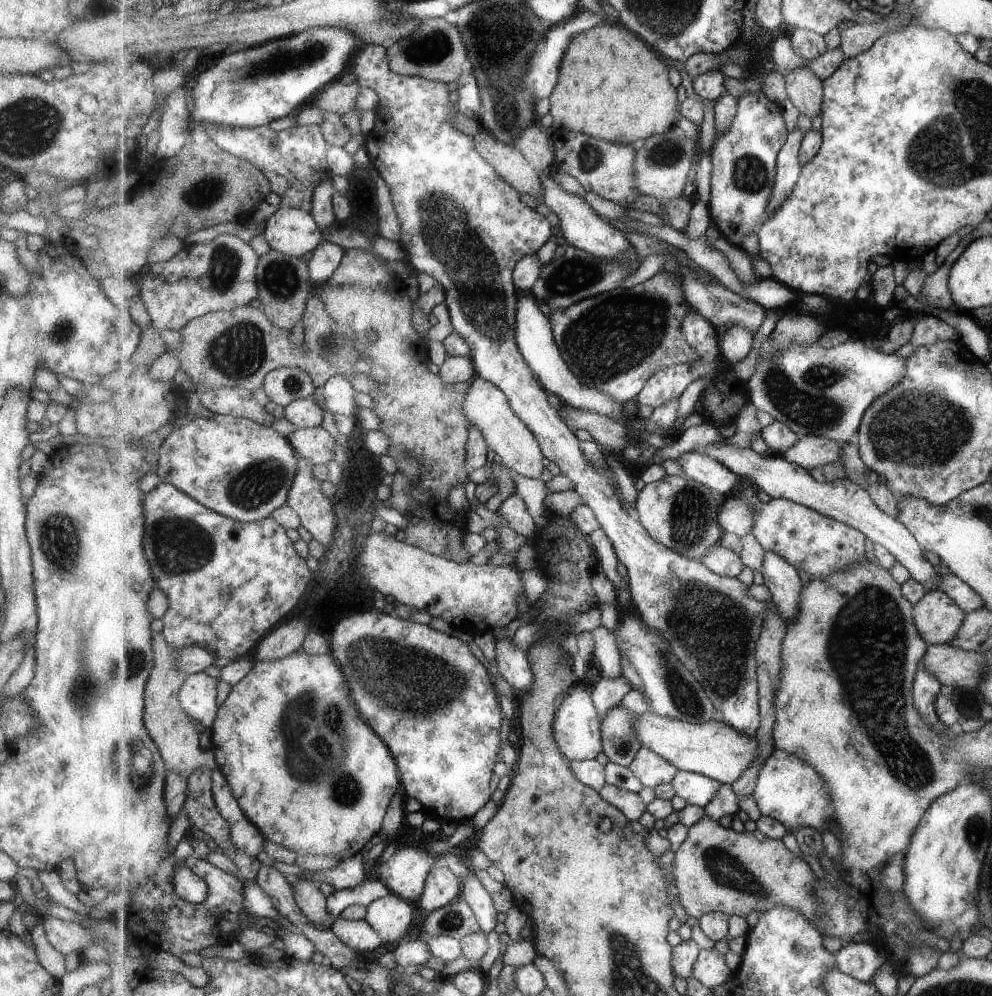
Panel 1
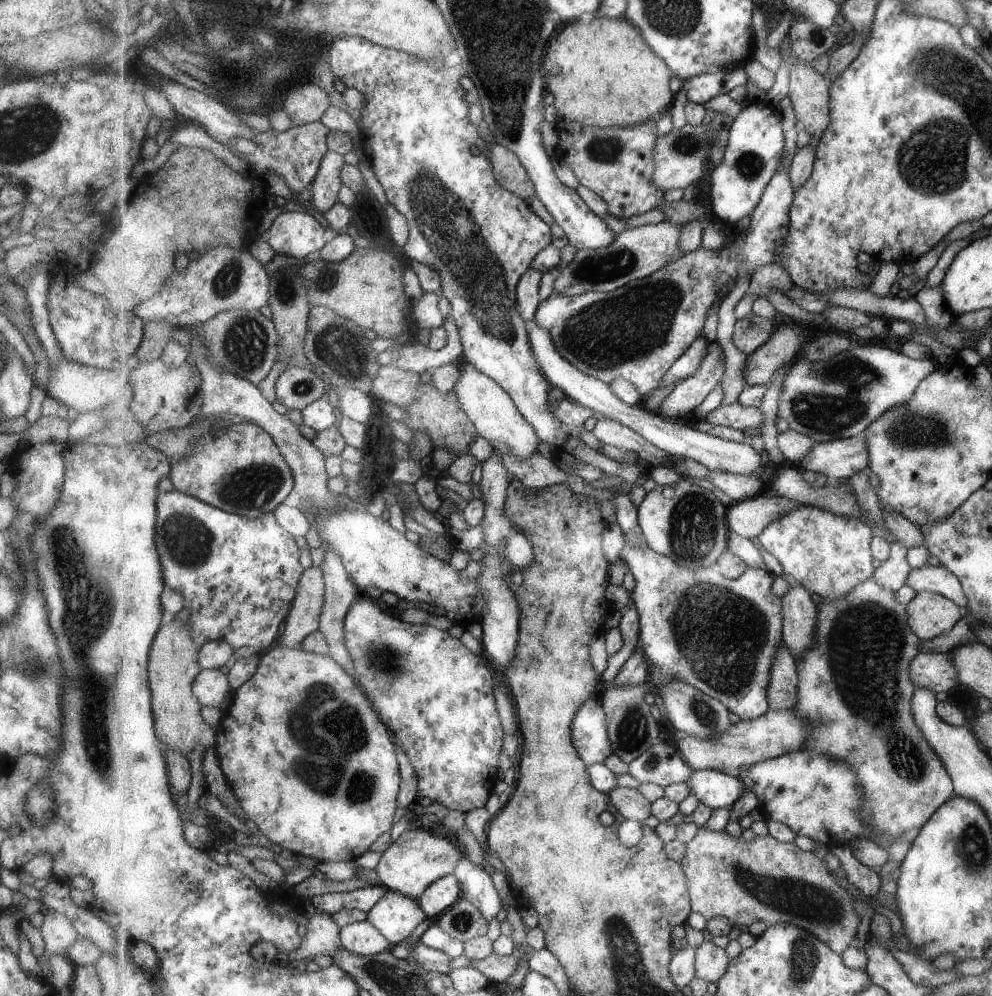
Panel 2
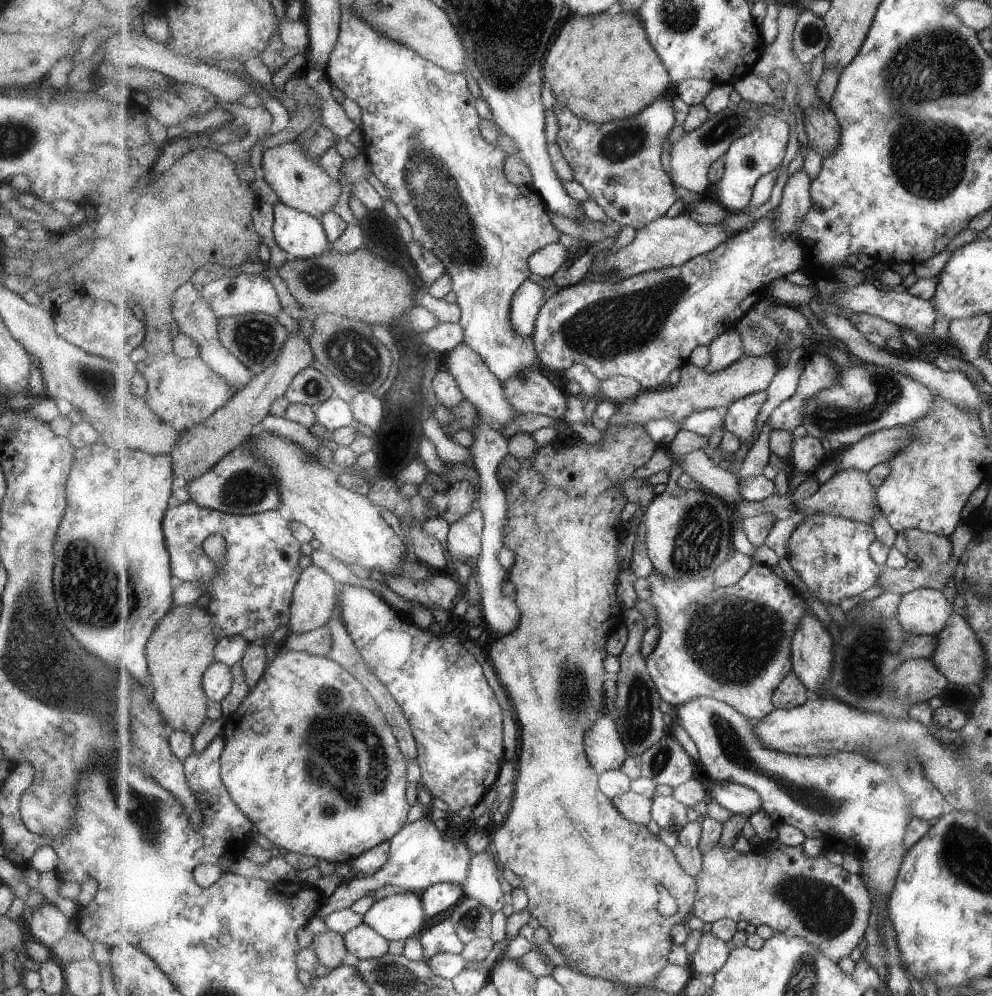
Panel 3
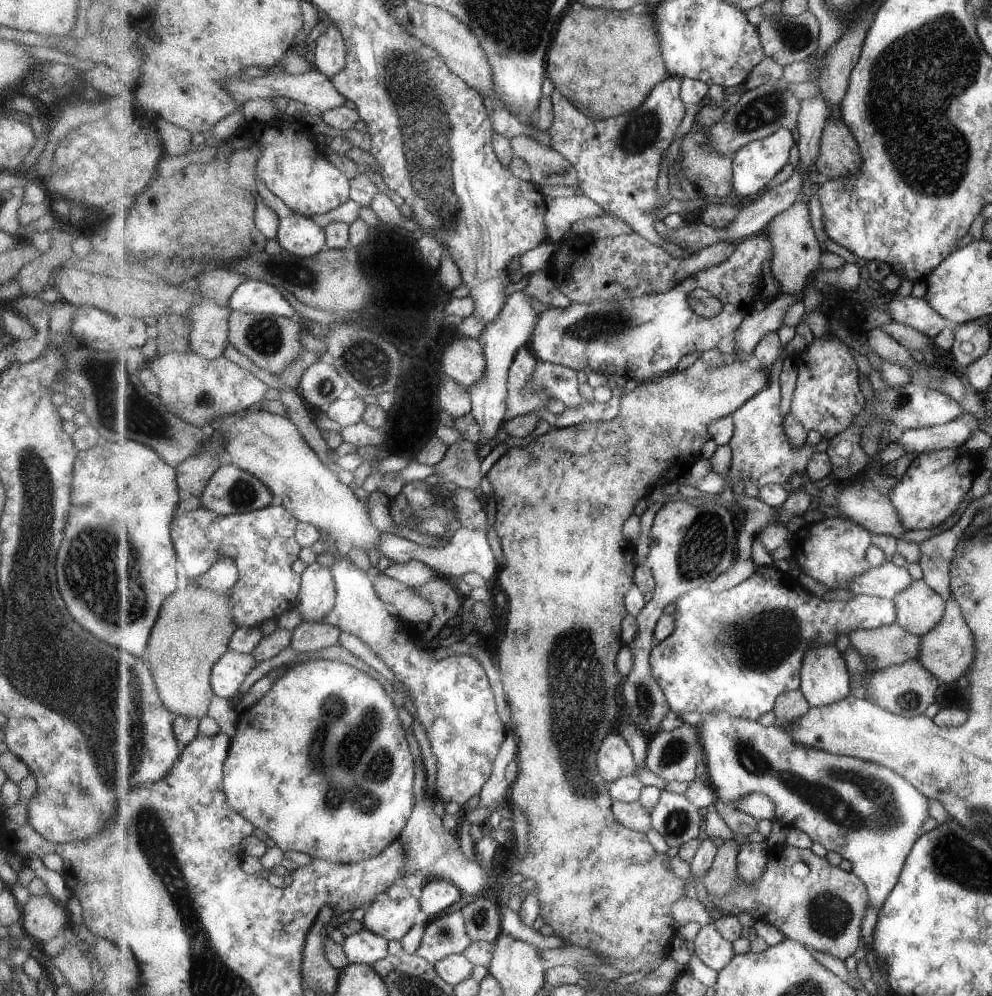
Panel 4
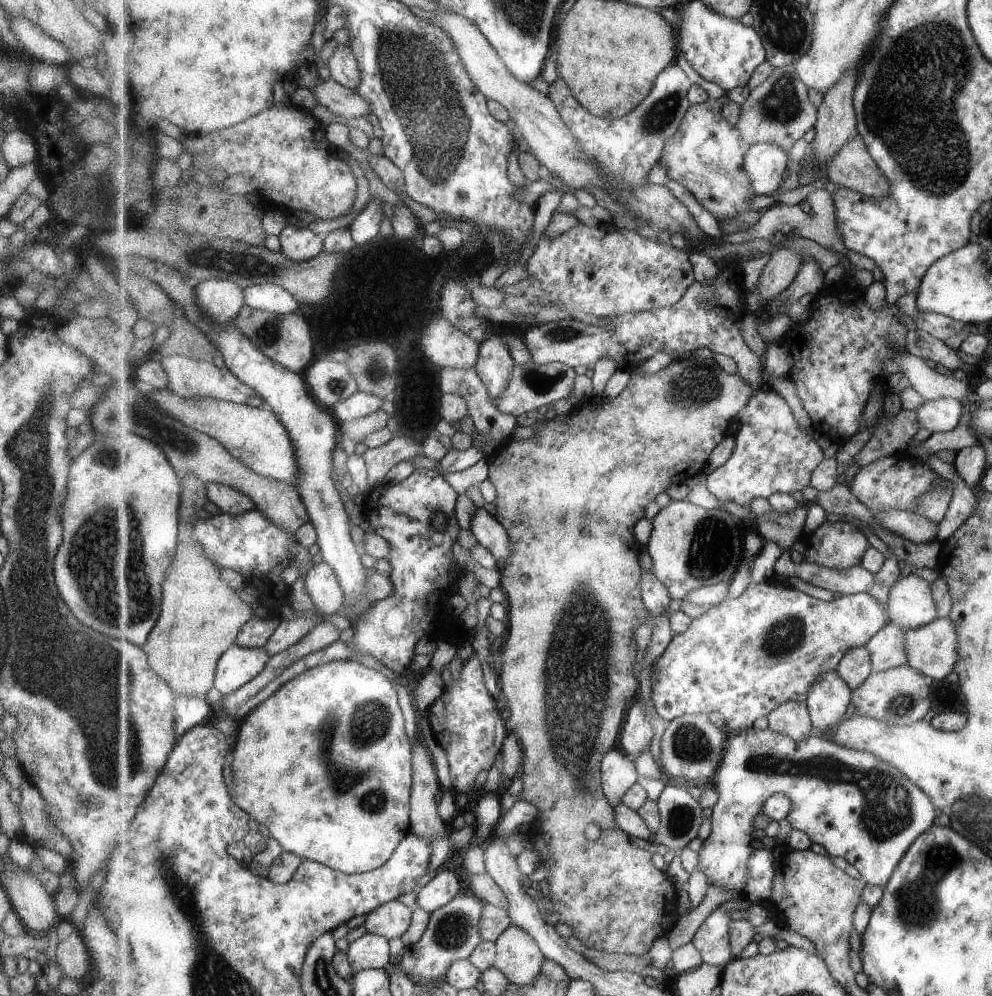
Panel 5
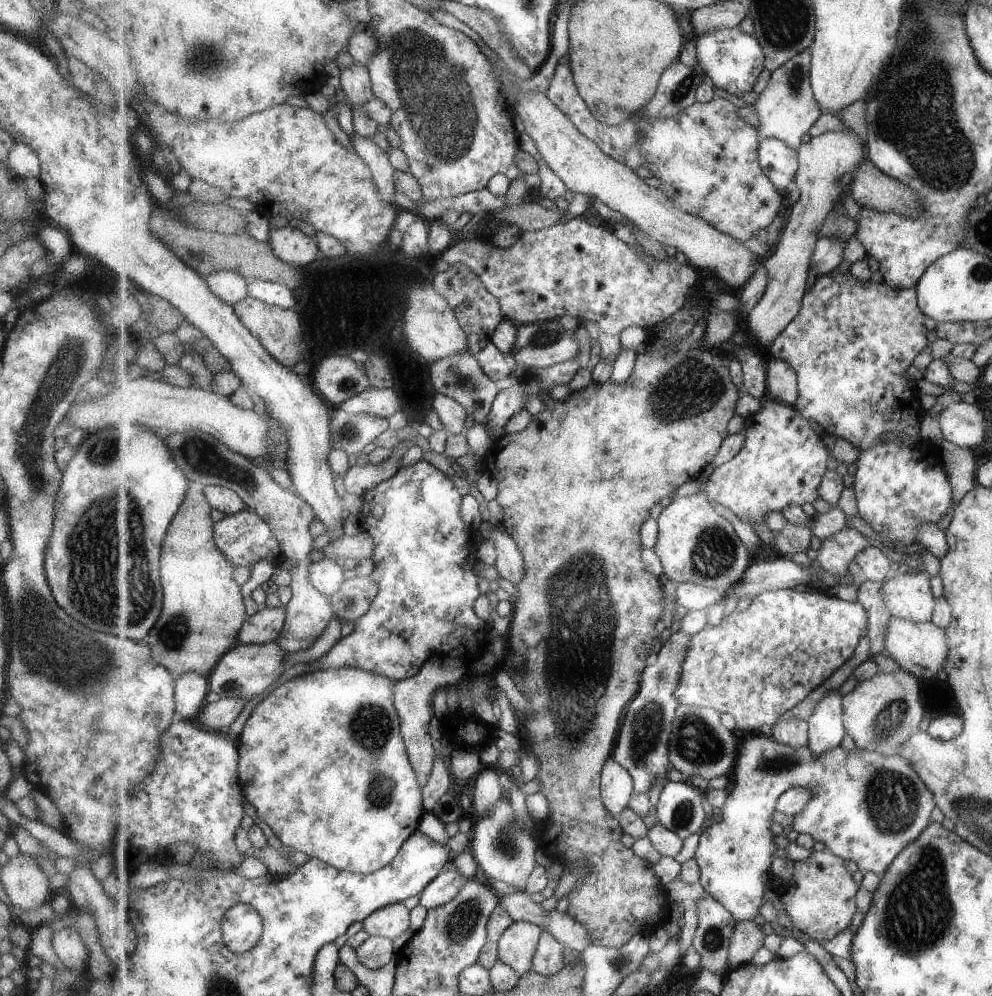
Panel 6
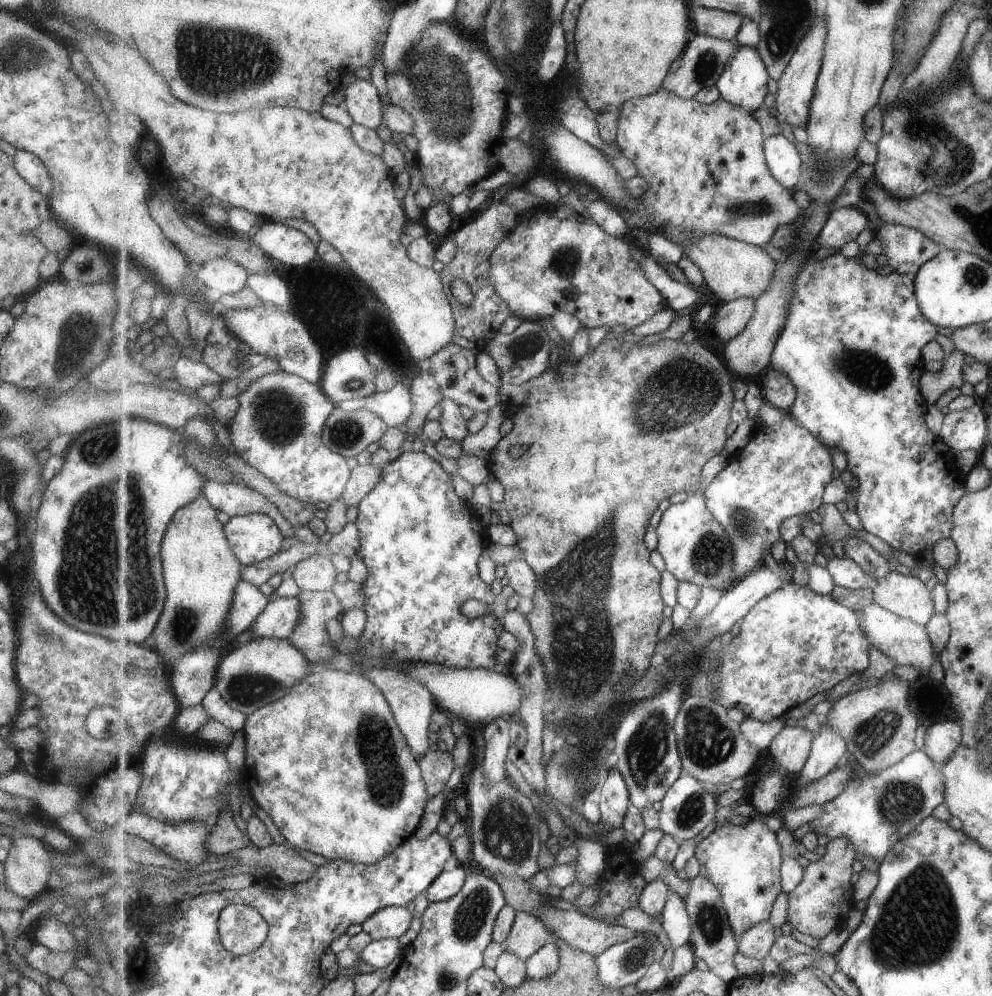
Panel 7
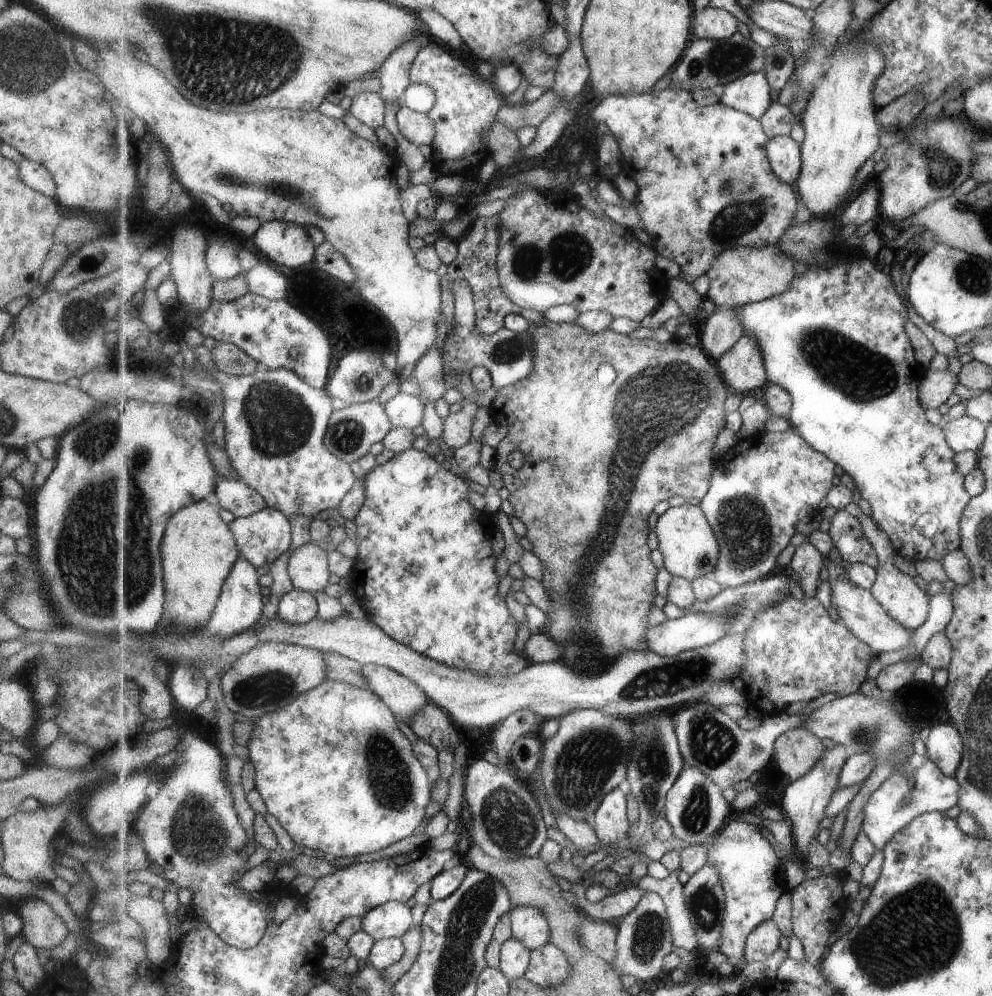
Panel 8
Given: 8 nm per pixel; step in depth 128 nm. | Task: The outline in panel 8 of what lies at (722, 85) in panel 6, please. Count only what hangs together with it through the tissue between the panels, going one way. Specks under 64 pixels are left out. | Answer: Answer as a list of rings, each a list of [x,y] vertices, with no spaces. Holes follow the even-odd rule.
[[[764,70],[755,71],[725,86],[721,102],[760,120],[774,104],[771,90]]]

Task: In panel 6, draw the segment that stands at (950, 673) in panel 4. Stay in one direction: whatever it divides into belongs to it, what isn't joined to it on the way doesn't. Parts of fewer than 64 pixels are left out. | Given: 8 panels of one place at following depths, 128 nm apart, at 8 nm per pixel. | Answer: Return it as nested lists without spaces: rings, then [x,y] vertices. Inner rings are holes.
[[[893,617],[886,637],[886,652],[901,668],[922,681],[937,676],[947,665],[950,638],[946,630],[932,621],[917,623]]]

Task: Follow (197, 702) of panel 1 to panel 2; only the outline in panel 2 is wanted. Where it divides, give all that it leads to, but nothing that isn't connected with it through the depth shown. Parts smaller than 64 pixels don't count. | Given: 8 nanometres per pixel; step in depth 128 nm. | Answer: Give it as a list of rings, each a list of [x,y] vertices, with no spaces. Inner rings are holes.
[[[203,669],[193,682],[193,694],[203,706],[221,706],[223,700],[230,698],[232,693],[228,675],[219,669]]]

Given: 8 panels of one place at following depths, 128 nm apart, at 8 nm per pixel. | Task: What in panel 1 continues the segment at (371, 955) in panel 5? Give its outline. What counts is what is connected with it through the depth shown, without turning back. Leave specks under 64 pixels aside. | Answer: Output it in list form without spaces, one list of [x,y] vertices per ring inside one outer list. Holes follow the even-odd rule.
[[[339,917],[330,929],[357,952],[375,952],[381,948],[381,944],[385,944],[379,932],[366,919],[352,921]]]

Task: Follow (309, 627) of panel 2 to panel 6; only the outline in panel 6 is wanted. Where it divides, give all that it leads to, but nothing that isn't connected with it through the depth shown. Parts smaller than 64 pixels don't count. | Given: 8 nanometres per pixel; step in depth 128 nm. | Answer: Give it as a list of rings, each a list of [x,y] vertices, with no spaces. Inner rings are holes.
[[[325,557],[311,566],[310,580],[317,591],[332,600],[346,582],[345,570],[338,561]]]

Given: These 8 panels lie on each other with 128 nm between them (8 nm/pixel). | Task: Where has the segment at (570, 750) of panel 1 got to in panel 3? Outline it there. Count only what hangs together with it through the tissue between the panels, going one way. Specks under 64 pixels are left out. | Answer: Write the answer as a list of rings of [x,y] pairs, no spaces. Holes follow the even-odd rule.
[[[605,710],[585,734],[587,754],[599,774],[619,770],[630,755],[627,744],[619,732],[618,723]]]

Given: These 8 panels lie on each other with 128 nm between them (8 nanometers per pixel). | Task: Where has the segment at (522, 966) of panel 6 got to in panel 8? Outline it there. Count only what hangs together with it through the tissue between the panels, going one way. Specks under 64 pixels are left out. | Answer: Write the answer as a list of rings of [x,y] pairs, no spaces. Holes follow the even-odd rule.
[[[515,907],[511,919],[513,937],[532,952],[550,943],[550,923],[537,908]]]

